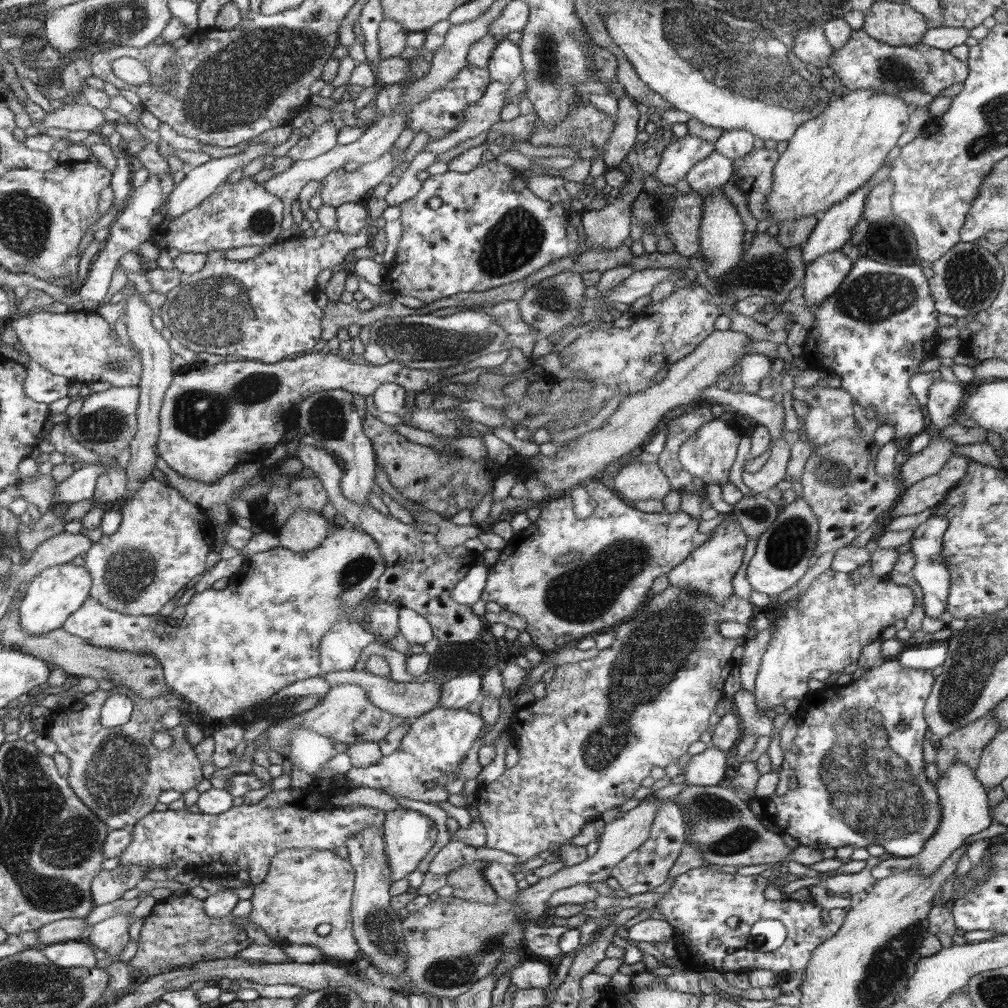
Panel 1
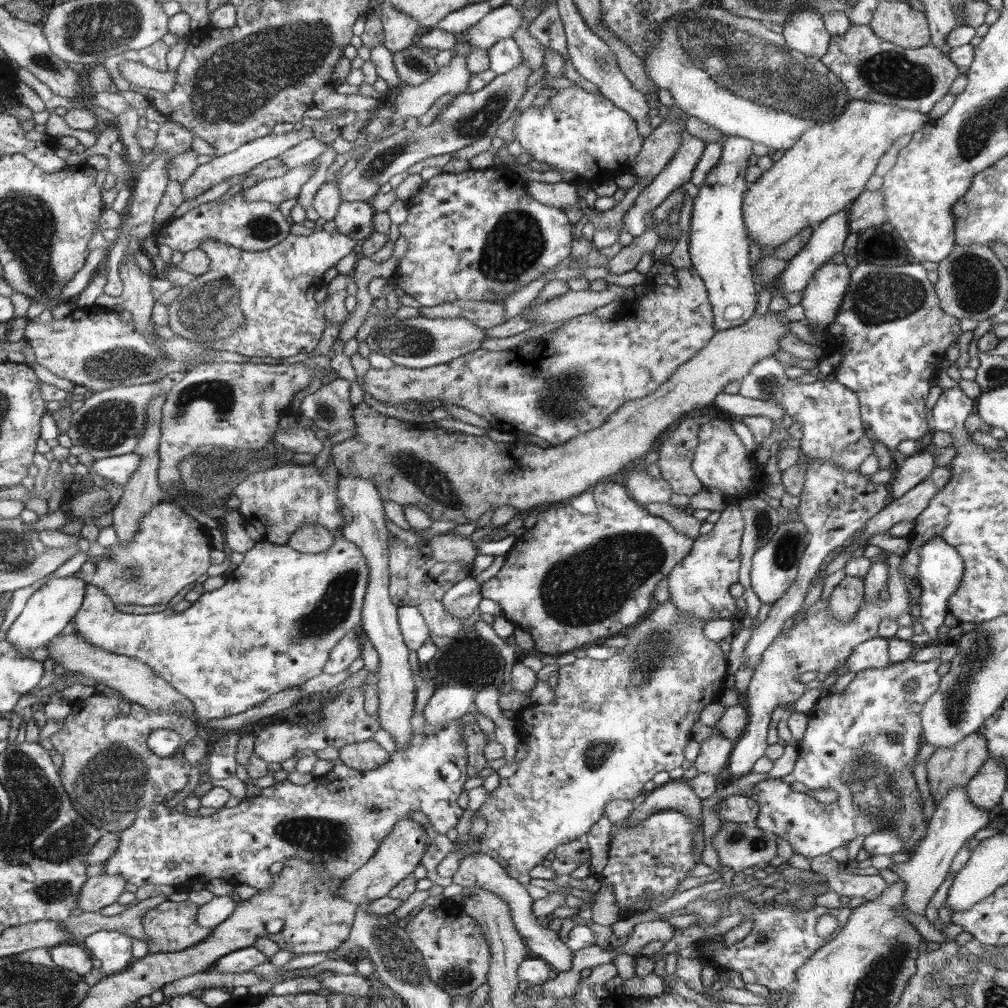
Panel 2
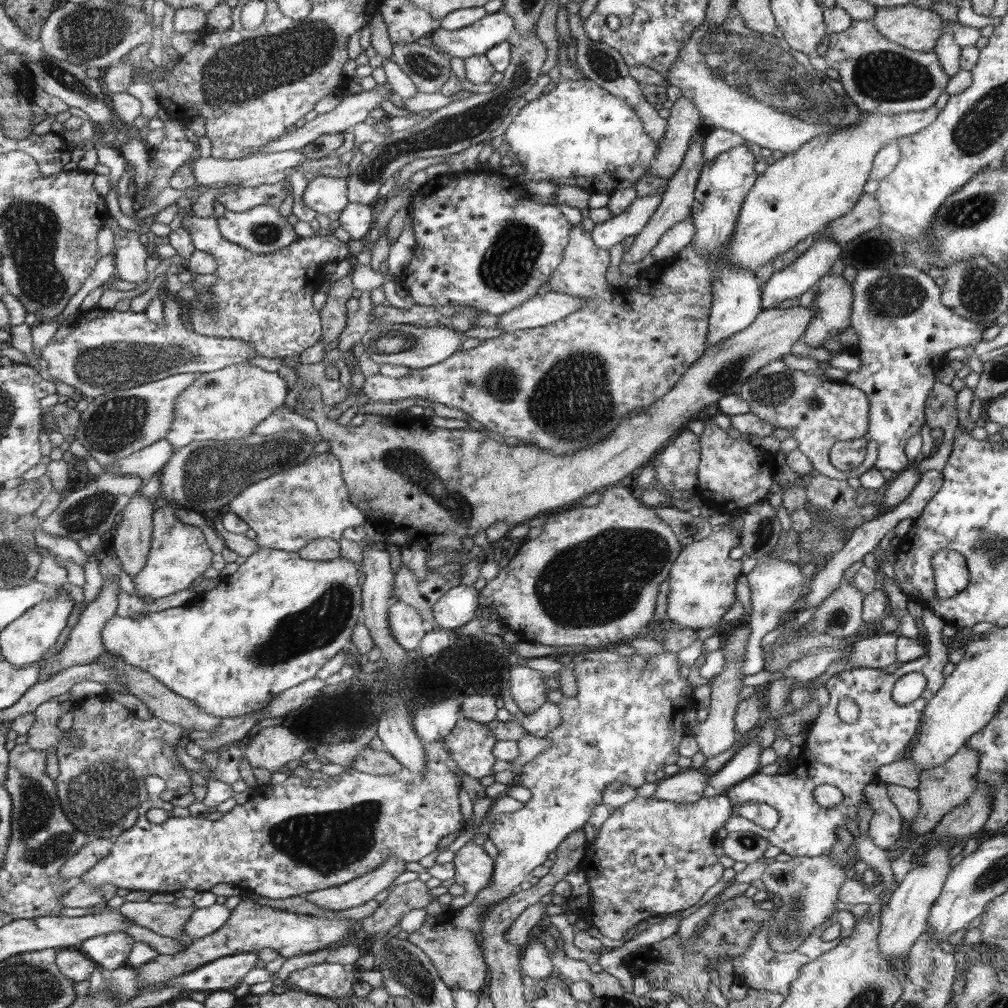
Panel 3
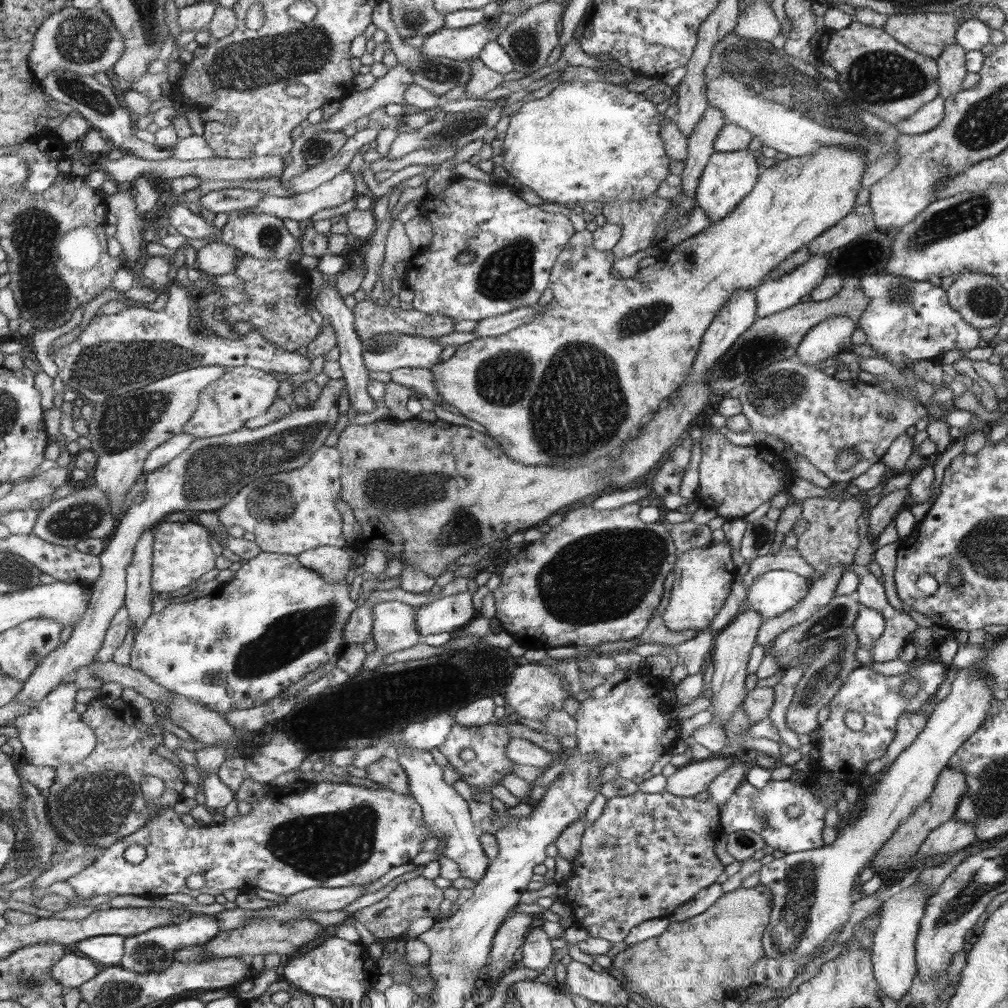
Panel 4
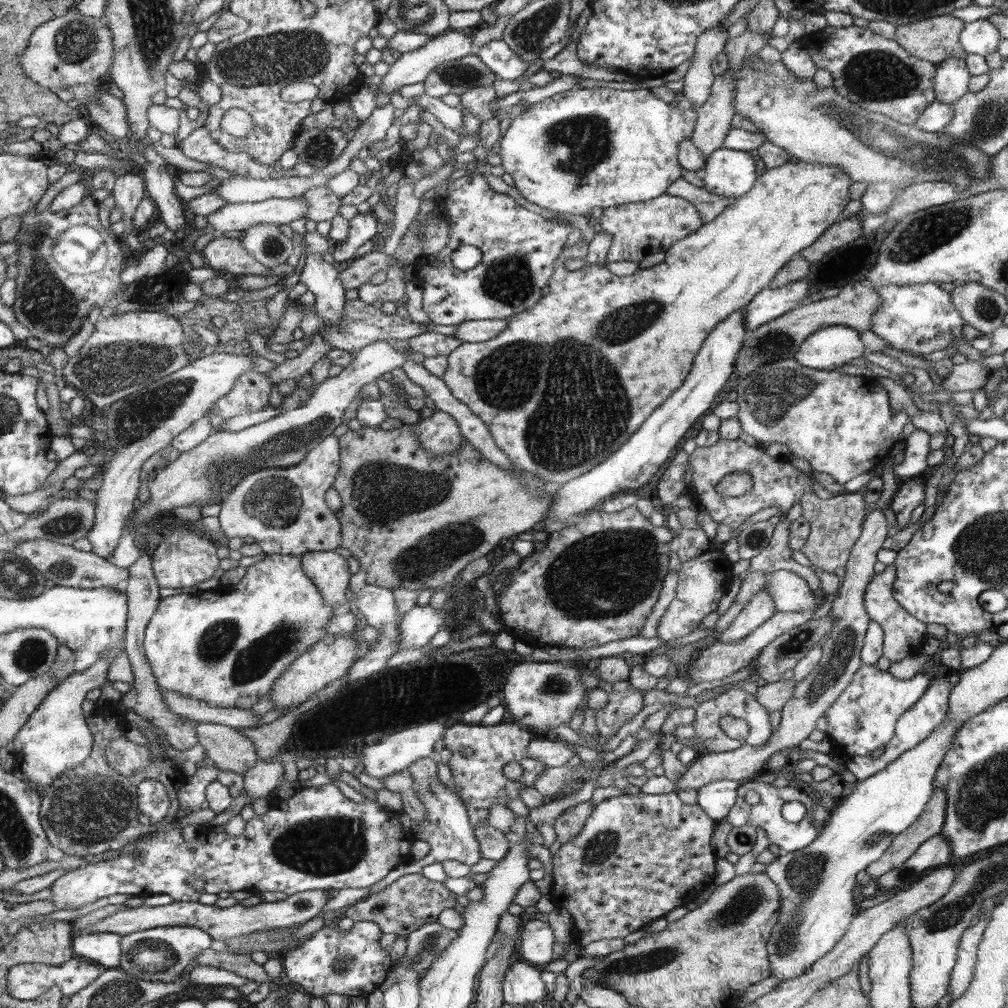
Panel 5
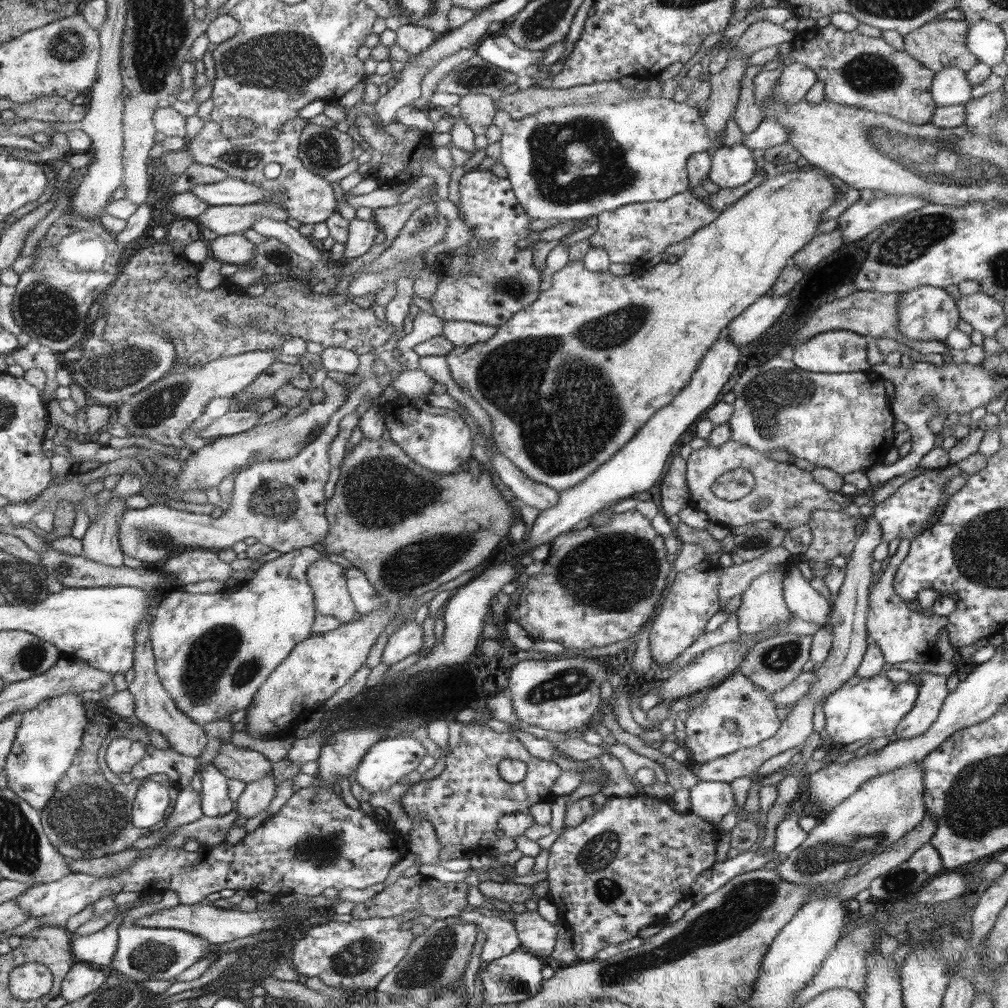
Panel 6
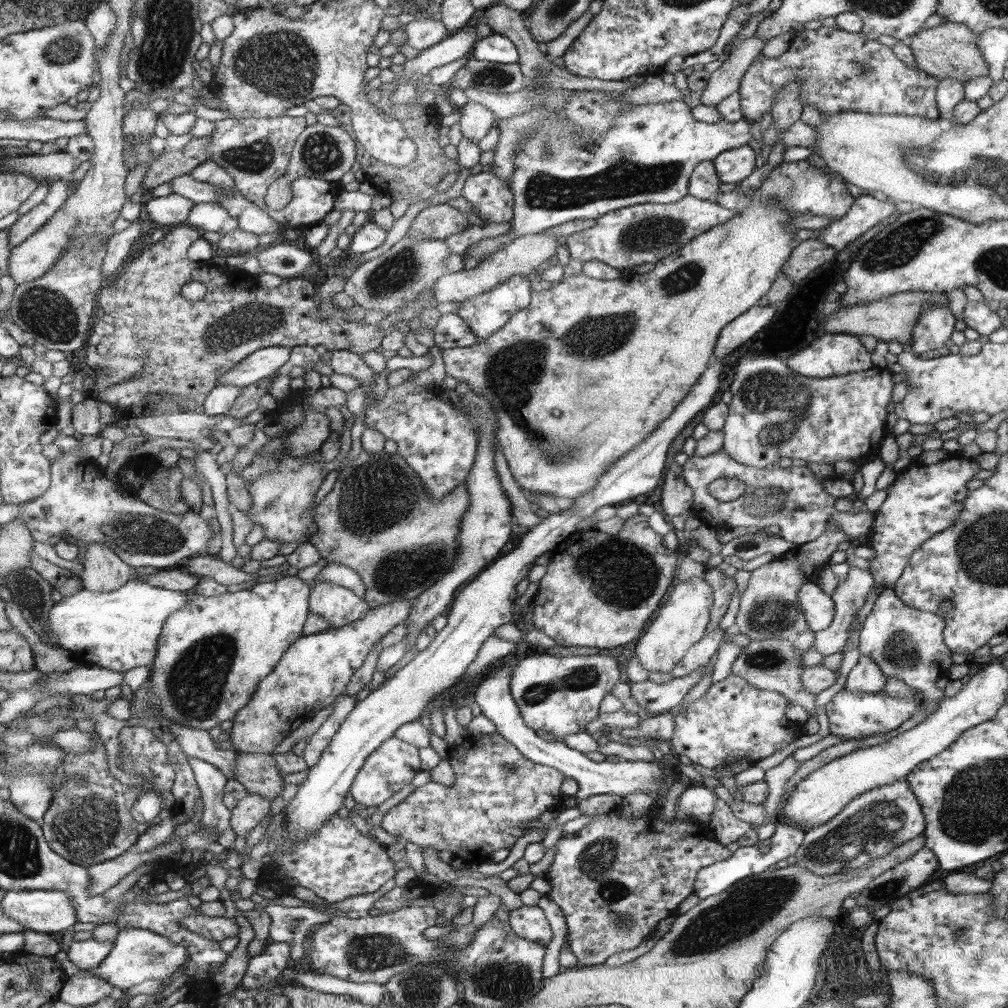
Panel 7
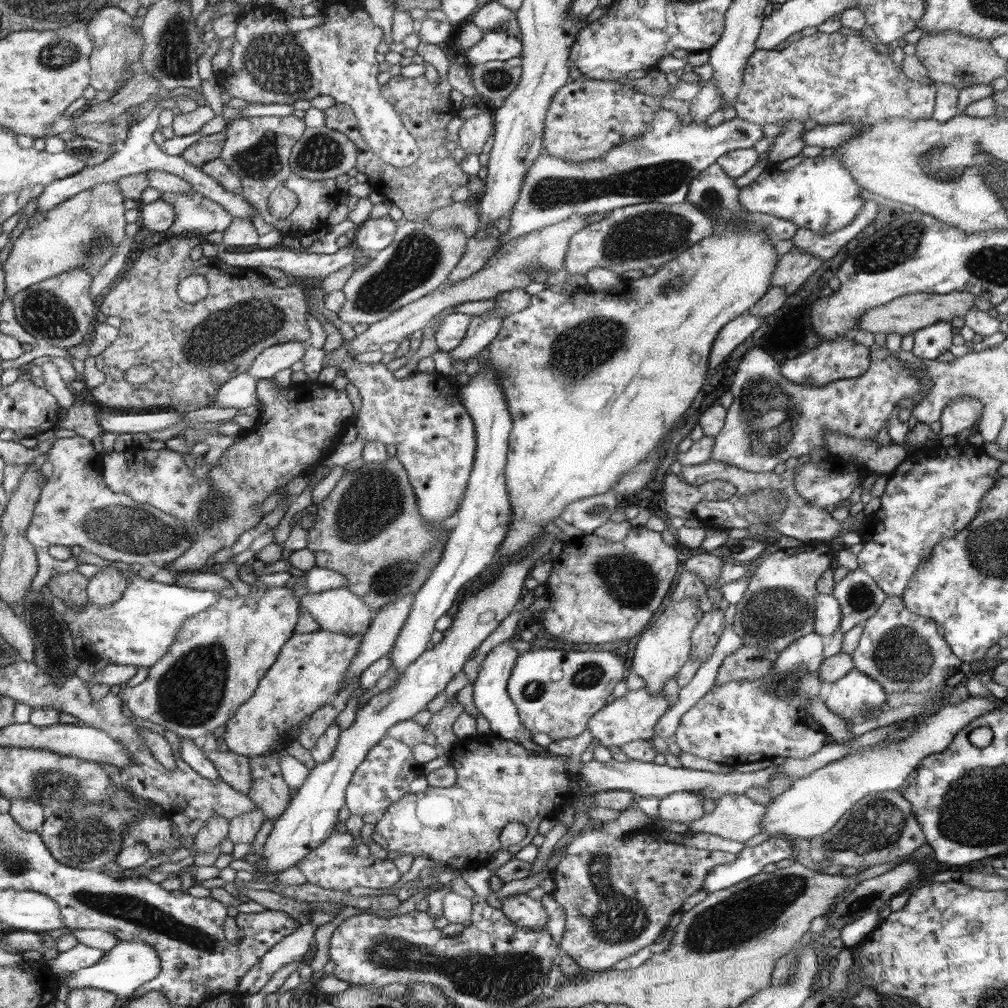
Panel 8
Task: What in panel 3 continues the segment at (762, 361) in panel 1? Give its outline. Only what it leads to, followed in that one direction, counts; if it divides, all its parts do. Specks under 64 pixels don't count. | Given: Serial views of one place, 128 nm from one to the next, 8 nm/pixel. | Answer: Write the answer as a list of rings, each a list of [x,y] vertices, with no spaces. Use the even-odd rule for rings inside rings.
[[[780,359],[760,368],[738,389],[738,394],[750,405],[752,412],[775,424],[776,429],[786,428],[790,431],[791,437],[798,442],[797,449],[801,450],[811,460],[812,466],[822,475],[847,481],[849,478],[863,475],[875,466],[879,456],[879,444],[872,439],[867,442],[867,453],[862,457],[861,465],[856,468],[844,472],[834,468],[829,459],[830,449],[833,448],[835,442],[856,440],[866,436],[869,432],[872,404],[861,388],[838,380],[821,380],[819,376],[812,375],[808,371],[792,370]]]

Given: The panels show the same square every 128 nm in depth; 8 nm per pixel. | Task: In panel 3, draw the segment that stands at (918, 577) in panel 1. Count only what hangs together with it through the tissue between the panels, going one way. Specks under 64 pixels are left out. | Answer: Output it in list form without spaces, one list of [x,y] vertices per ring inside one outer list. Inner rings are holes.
[[[941,550],[932,559],[936,594],[939,599],[955,597],[969,582],[966,559],[954,550]],[[922,606],[922,626],[926,629],[928,650],[923,657],[914,662],[901,663],[892,674],[882,669],[852,667],[834,674],[826,683],[831,696],[830,703],[816,719],[812,720],[805,735],[797,763],[786,776],[767,776],[757,772],[751,778],[729,788],[724,794],[735,806],[745,802],[758,802],[772,806],[779,812],[778,824],[772,830],[764,830],[760,825],[745,822],[742,816],[734,813],[725,827],[729,832],[750,831],[765,838],[770,845],[778,846],[782,852],[792,857],[813,857],[828,855],[838,839],[836,828],[845,824],[847,815],[857,820],[857,808],[860,804],[869,804],[864,787],[878,783],[877,772],[880,766],[908,757],[908,746],[914,740],[916,730],[923,720],[923,711],[931,698],[945,683],[944,666],[950,656],[943,642],[942,630],[946,623],[929,606]],[[919,672],[927,678],[926,690],[920,698],[910,704],[894,704],[891,688],[904,674]],[[844,697],[853,700],[860,709],[860,716],[854,724],[841,720],[837,713],[838,702]],[[832,785],[843,794],[842,802],[833,807],[823,807],[816,802],[813,792],[817,786]]]

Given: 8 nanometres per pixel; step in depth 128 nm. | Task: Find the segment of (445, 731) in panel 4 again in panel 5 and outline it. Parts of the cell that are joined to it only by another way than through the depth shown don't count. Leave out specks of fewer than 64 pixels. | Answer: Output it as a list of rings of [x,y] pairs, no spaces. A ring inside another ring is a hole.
[[[440,721],[426,722],[410,725],[400,730],[398,734],[382,738],[382,742],[362,750],[364,773],[375,779],[382,780],[390,775],[396,775],[396,773],[406,770],[417,760],[433,756],[436,752],[436,741],[443,738],[446,728],[445,724],[440,724]]]

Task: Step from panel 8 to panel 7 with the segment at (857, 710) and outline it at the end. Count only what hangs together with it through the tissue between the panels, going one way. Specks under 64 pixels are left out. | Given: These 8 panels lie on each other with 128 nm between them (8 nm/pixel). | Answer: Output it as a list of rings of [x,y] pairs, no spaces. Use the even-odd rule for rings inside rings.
[[[861,654],[858,663],[846,676],[843,687],[849,692],[877,693],[885,688],[887,676],[878,668],[878,665],[865,654]]]

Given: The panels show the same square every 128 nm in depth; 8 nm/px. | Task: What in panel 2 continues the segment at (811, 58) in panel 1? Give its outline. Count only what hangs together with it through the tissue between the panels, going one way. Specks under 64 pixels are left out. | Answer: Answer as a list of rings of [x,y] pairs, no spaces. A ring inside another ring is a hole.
[[[802,8],[783,27],[788,48],[818,60],[827,55],[832,37],[828,34],[826,24],[822,24],[820,13],[812,8]]]

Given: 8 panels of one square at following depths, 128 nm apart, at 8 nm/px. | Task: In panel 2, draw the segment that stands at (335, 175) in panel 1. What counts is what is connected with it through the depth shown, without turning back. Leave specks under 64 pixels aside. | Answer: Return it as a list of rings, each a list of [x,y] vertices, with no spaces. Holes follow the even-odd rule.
[[[526,60],[508,74],[496,76],[491,84],[472,94],[456,95],[450,104],[432,121],[429,126],[418,125],[415,130],[402,130],[374,144],[358,161],[351,173],[338,176],[337,185],[344,202],[371,201],[380,191],[380,186],[386,184],[396,174],[406,174],[414,164],[434,156],[455,153],[476,140],[494,138],[498,126],[513,117],[512,111],[518,106],[526,93],[528,77],[532,75]]]

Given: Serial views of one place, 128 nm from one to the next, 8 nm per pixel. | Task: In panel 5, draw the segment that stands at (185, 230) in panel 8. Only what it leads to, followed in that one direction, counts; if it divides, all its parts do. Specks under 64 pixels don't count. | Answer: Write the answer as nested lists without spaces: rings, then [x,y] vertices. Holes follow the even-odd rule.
[[[298,196],[290,199],[274,198],[256,203],[226,203],[205,217],[215,235],[222,235],[230,230],[244,231],[257,224],[289,225],[292,220],[302,218],[306,209],[305,198]]]

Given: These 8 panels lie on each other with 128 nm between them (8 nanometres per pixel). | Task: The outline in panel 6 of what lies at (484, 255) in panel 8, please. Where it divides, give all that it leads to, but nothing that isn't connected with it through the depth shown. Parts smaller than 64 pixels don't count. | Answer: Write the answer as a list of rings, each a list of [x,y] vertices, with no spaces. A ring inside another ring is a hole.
[[[634,95],[632,99],[626,101],[604,104],[576,104],[564,105],[554,108],[543,108],[536,114],[529,114],[520,120],[512,120],[512,117],[505,110],[498,110],[492,119],[492,123],[500,130],[500,144],[502,146],[502,154],[498,160],[504,165],[508,171],[508,180],[511,181],[514,187],[515,196],[523,205],[524,210],[531,216],[531,220],[581,220],[597,216],[604,211],[615,211],[616,208],[624,207],[626,204],[634,203],[652,203],[656,201],[668,200],[671,196],[680,194],[689,190],[689,179],[687,176],[686,162],[690,156],[706,152],[712,145],[716,145],[717,136],[709,131],[709,128],[704,124],[703,117],[700,115],[697,107],[689,106],[688,103],[674,102],[668,98],[652,98],[648,95]]]

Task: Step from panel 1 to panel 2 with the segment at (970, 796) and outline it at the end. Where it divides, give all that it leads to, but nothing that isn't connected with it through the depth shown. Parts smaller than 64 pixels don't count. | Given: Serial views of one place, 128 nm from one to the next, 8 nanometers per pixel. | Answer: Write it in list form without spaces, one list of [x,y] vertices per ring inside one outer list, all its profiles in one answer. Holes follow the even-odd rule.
[[[965,786],[951,788],[947,796],[936,805],[930,823],[928,823],[928,831],[914,852],[910,853],[910,861],[892,863],[888,867],[898,873],[901,880],[905,882],[903,904],[914,914],[924,915],[930,898],[936,894],[940,884],[946,880],[950,864],[960,852],[960,848],[964,846],[966,839],[988,833],[988,825],[991,822],[989,812],[972,804],[967,796]]]

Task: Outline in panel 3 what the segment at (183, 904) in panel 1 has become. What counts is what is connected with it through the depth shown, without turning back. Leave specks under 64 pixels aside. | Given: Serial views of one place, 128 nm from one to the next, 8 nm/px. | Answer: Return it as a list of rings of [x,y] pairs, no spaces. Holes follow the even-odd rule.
[[[153,898],[148,901],[125,901],[119,908],[124,916],[127,916],[140,926],[150,929],[161,937],[175,938],[182,944],[189,946],[193,938],[190,938],[183,928],[196,910],[192,907],[176,907],[174,903],[160,902]]]

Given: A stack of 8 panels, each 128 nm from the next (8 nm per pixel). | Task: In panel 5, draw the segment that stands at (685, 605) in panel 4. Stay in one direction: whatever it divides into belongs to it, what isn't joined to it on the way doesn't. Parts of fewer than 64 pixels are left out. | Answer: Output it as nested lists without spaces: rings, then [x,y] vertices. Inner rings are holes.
[[[709,549],[696,559],[681,565],[678,571],[676,595],[659,622],[657,636],[662,641],[678,639],[698,629],[702,619],[717,610],[719,600],[727,593],[730,586],[728,582],[732,578],[732,564],[724,558],[722,550]]]

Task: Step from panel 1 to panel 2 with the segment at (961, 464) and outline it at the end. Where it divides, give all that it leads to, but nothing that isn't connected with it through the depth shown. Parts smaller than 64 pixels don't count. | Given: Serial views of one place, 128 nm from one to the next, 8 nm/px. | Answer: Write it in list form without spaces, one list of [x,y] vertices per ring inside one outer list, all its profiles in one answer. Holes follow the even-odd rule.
[[[949,465],[942,467],[937,466],[934,468],[928,478],[925,478],[920,484],[916,485],[915,488],[912,488],[912,490],[904,494],[904,496],[902,496],[900,499],[892,500],[890,503],[888,503],[887,508],[884,508],[879,512],[878,515],[868,522],[867,527],[864,528],[864,532],[862,532],[862,536],[858,538],[858,544],[853,548],[857,548],[858,546],[868,546],[870,537],[885,531],[889,531],[895,524],[898,524],[899,522],[914,521],[922,511],[928,508],[932,498],[935,498],[936,494],[941,492],[942,488],[946,486],[950,475],[951,470]]]

